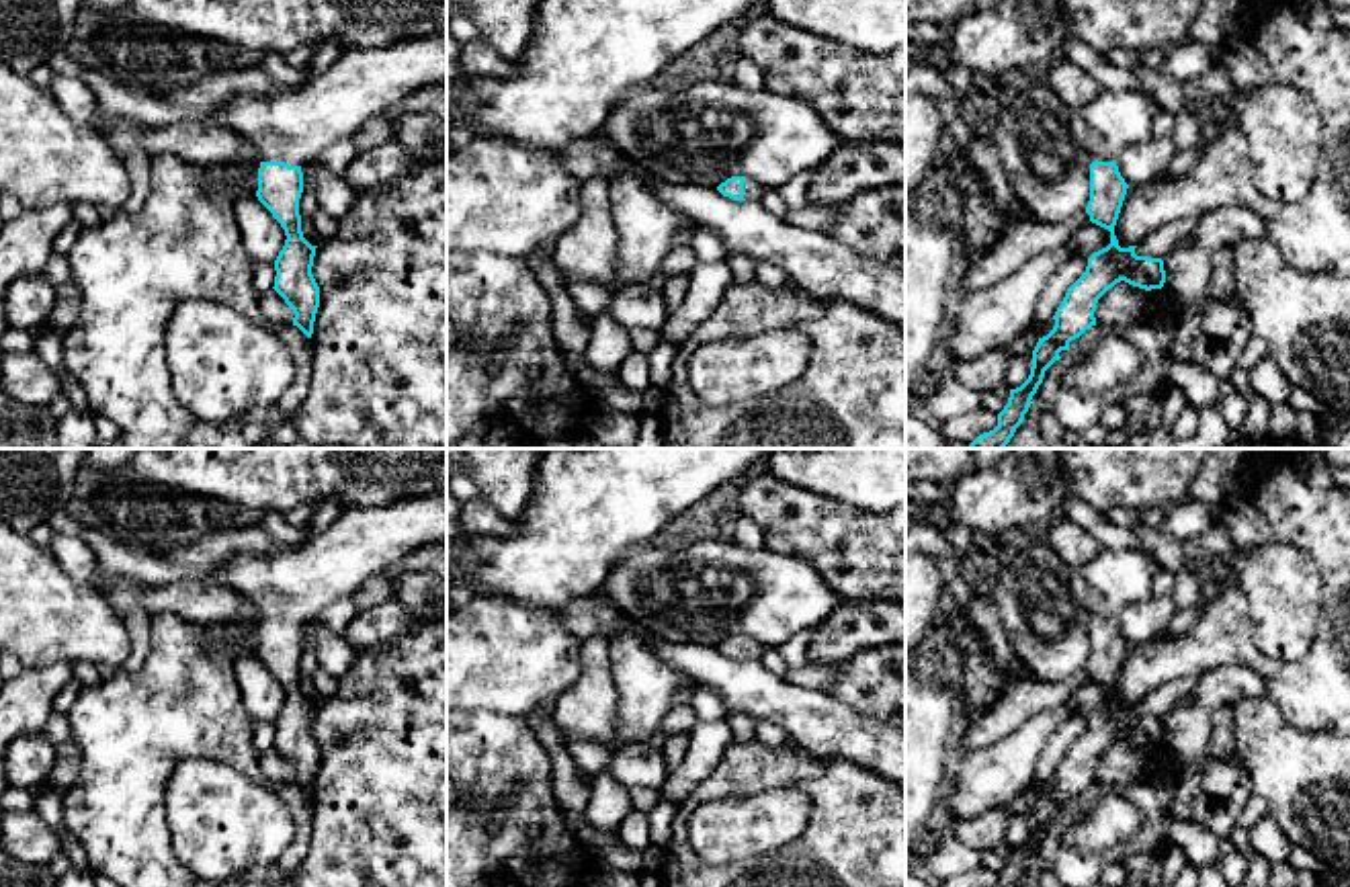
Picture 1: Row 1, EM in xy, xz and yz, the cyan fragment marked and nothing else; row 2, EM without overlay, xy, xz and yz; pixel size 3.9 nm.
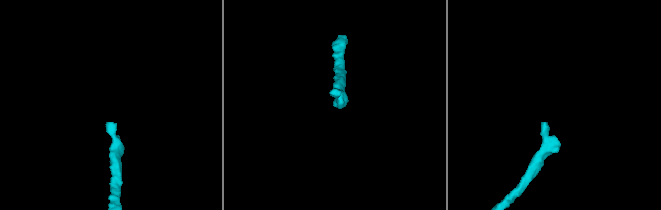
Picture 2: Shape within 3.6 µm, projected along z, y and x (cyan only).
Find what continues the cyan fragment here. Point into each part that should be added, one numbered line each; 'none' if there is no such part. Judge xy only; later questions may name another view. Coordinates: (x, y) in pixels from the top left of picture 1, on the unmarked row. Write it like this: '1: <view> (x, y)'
1: xy (293, 584)

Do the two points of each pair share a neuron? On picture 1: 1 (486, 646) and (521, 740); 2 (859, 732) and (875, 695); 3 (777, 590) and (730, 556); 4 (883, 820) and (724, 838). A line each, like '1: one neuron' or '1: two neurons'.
1: two neurons
2: two neurons
3: one neuron
4: two neurons

